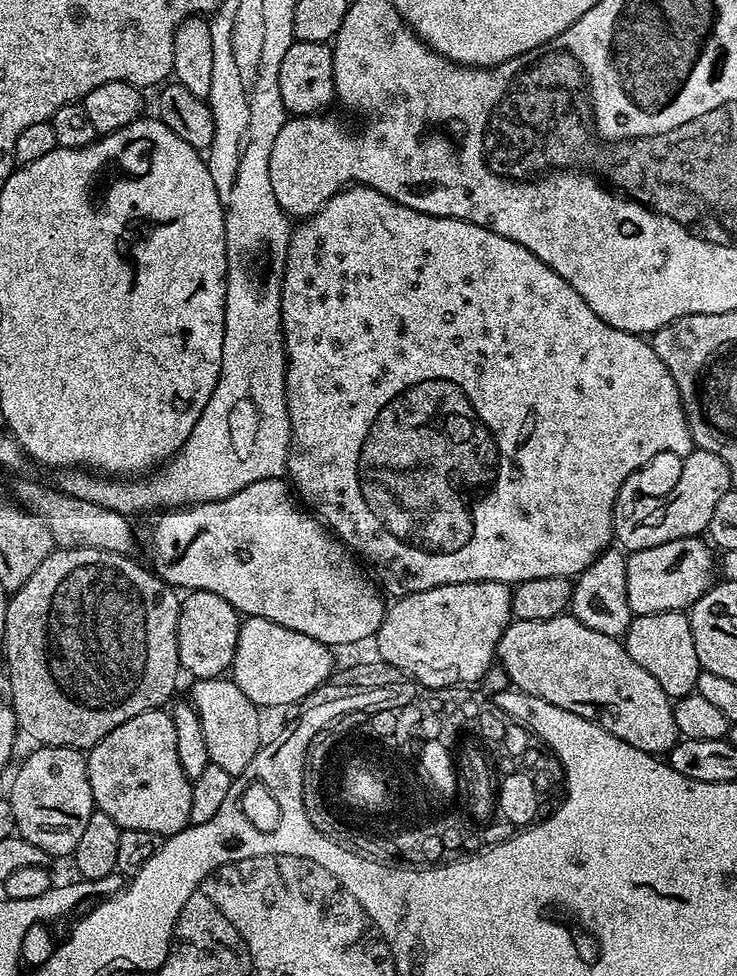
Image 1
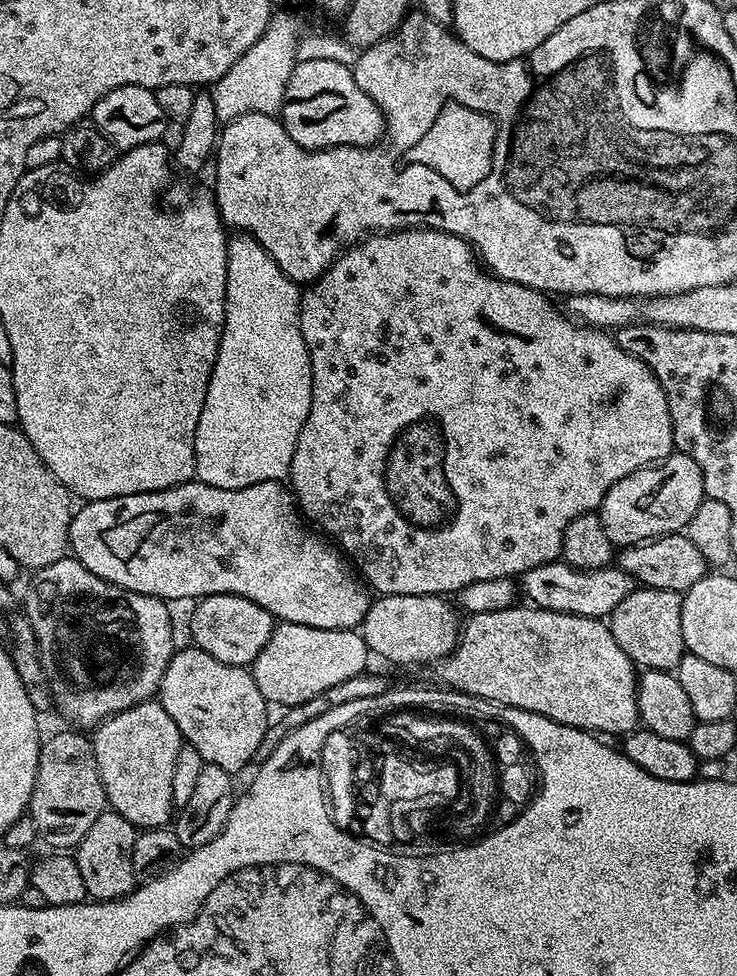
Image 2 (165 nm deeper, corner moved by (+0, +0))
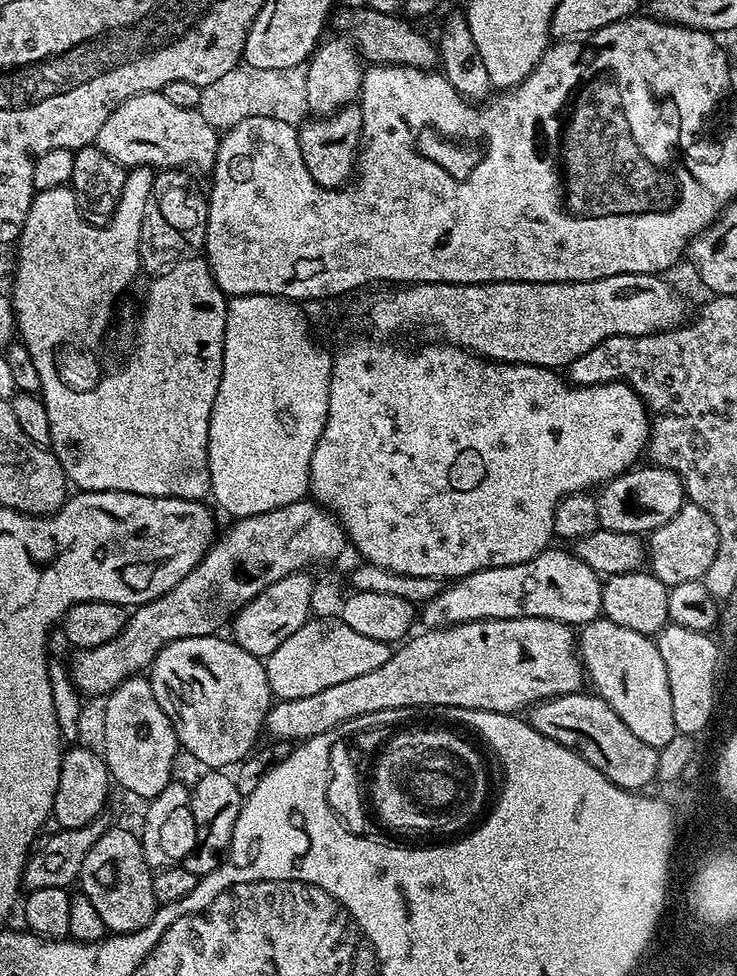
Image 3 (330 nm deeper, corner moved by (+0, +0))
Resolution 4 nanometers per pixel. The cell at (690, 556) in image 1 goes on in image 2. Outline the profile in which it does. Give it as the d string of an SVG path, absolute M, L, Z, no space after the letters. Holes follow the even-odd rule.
M553 562L538 566L522 576L523 595L525 592L535 607L551 612L569 612L575 616L611 617L614 606L618 606L618 602L622 602L622 598L626 598L626 594L630 594L633 587L632 576L618 566L595 568L586 572L570 564Z

